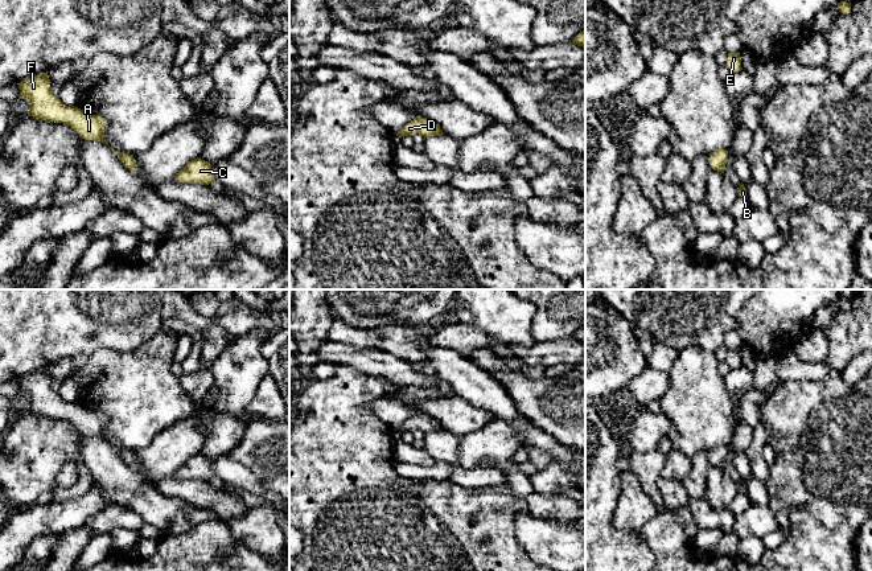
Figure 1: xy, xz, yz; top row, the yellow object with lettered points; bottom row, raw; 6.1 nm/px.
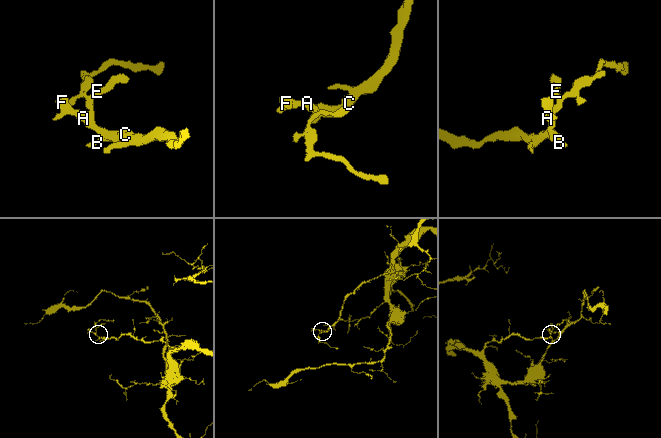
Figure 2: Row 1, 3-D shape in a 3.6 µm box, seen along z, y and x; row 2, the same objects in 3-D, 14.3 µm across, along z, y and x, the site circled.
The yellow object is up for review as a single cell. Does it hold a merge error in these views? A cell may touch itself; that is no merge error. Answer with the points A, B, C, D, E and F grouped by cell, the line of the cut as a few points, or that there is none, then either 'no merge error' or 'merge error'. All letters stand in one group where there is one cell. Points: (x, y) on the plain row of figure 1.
A B C D E F | no cut | no merge error

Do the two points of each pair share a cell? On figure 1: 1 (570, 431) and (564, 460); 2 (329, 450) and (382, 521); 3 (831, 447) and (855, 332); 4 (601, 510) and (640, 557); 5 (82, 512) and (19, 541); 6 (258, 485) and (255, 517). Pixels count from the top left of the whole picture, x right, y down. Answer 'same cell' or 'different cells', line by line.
1: different cells
2: same cell
3: different cells
4: same cell
5: same cell
6: different cells

